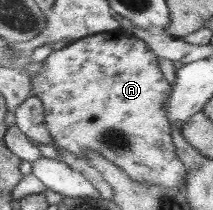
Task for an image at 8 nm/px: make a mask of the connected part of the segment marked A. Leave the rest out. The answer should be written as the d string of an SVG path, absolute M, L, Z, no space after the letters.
M119 29L113 30L112 32L95 33L82 37L82 39L56 46L52 53L42 61L42 71L40 71L40 73L34 77L33 82L31 82L31 94L37 96L42 101L42 106L44 107L44 122L50 131L52 142L80 158L86 159L87 152L95 152L119 167L119 169L125 172L127 177L133 181L150 186L177 188L181 191L181 183L185 179L187 169L185 169L183 162L176 154L176 147L172 142L172 129L167 117L166 105L164 104L167 96L171 93L172 86L163 76L161 68L159 68L158 60L158 55L149 48L149 45L145 41L131 35L127 31Z

